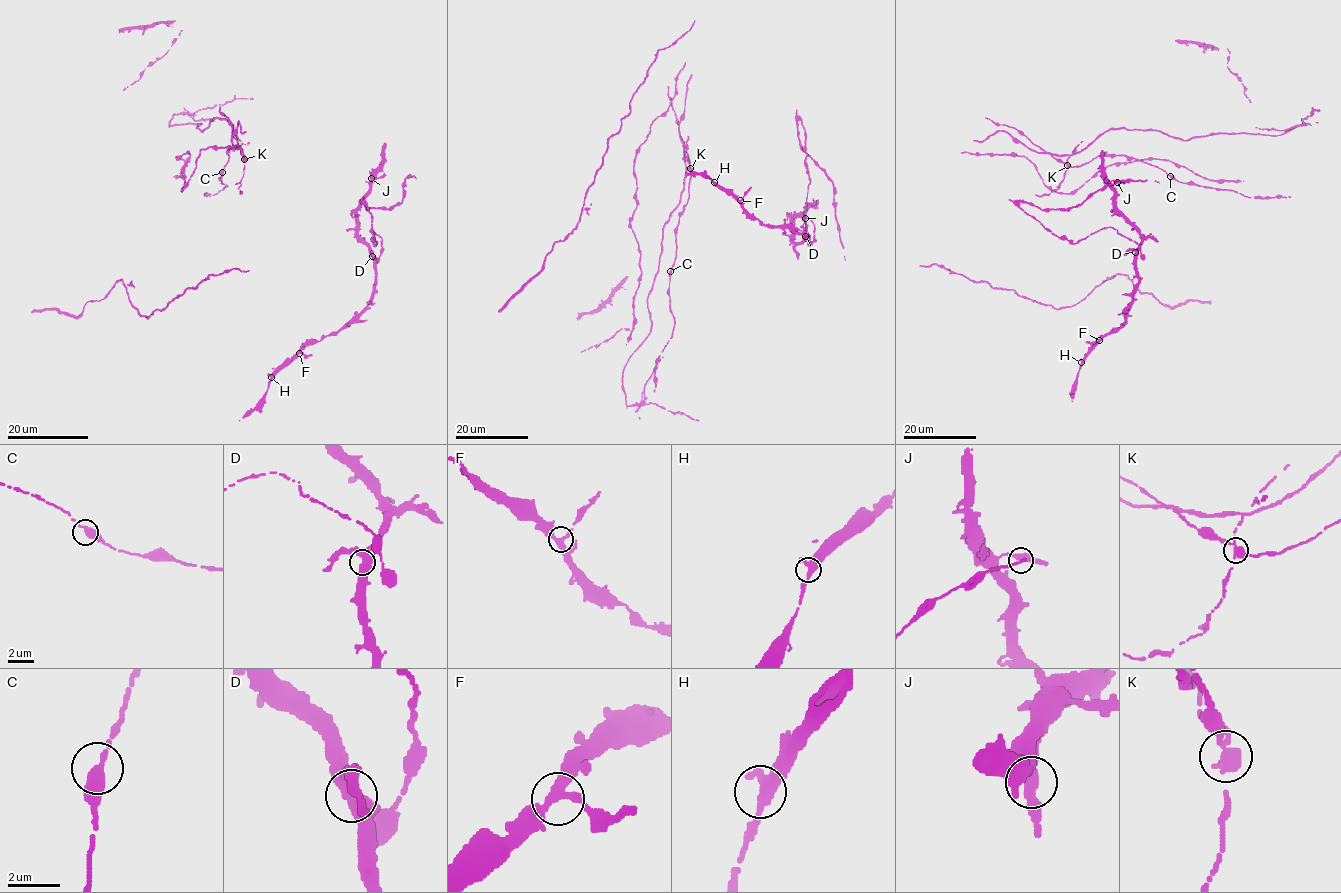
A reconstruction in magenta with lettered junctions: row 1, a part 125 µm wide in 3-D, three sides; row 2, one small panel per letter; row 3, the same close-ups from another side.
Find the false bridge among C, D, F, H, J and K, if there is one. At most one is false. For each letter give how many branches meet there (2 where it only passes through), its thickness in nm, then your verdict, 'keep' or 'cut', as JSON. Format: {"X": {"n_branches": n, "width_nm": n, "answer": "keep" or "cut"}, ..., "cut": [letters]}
{"C": {"n_branches": 2, "width_nm": 360, "answer": "keep"}, "D": {"n_branches": 3, "width_nm": 420, "answer": "keep"}, "F": {"n_branches": 2, "width_nm": 360, "answer": "keep"}, "H": {"n_branches": 3, "width_nm": 360, "answer": "keep"}, "J": {"n_branches": 2, "width_nm": 360, "answer": "keep"}, "K": {"n_branches": 3, "width_nm": 320, "answer": "cut"}, "cut": ["K"]}

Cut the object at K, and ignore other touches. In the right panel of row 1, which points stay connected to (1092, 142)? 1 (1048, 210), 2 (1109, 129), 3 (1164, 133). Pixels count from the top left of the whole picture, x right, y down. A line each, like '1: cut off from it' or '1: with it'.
1: cut off from it
2: with it
3: with it

